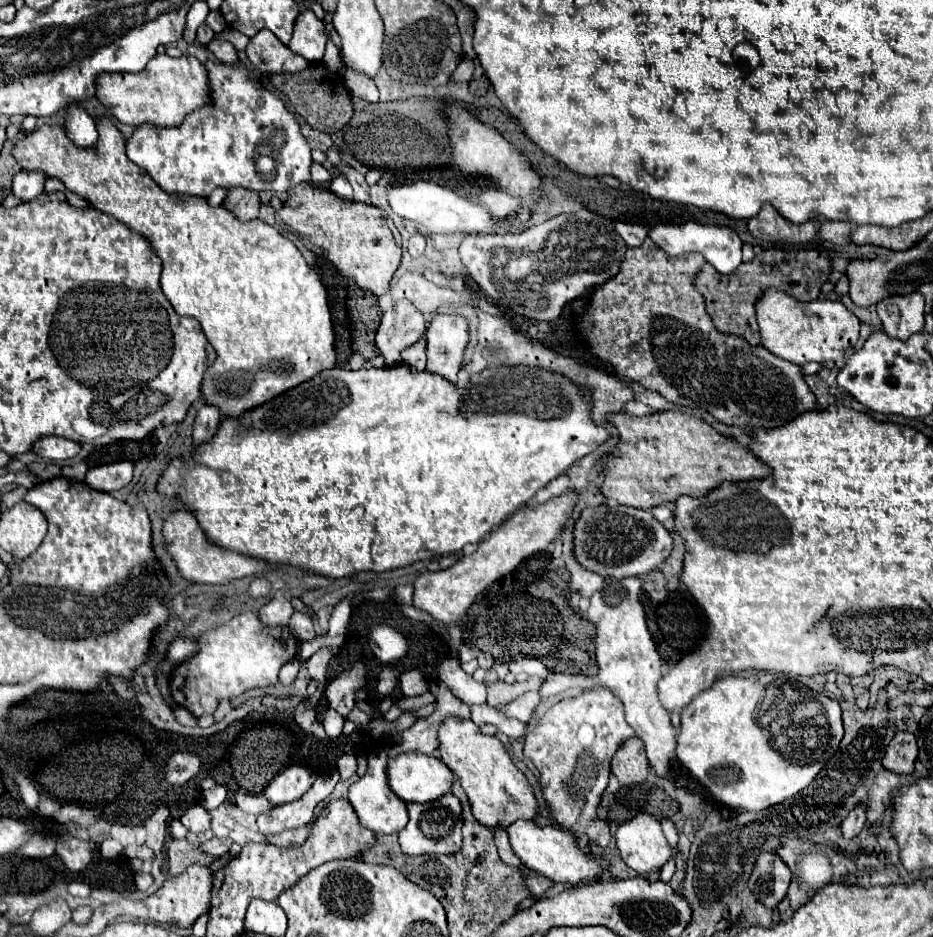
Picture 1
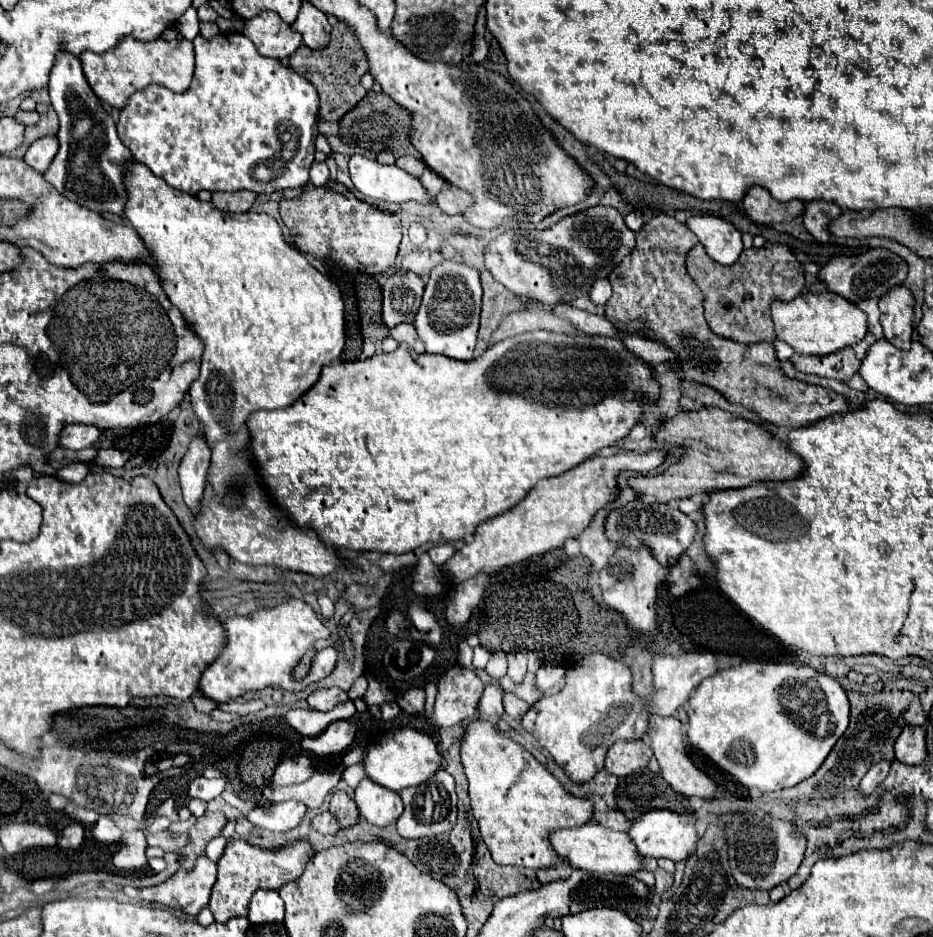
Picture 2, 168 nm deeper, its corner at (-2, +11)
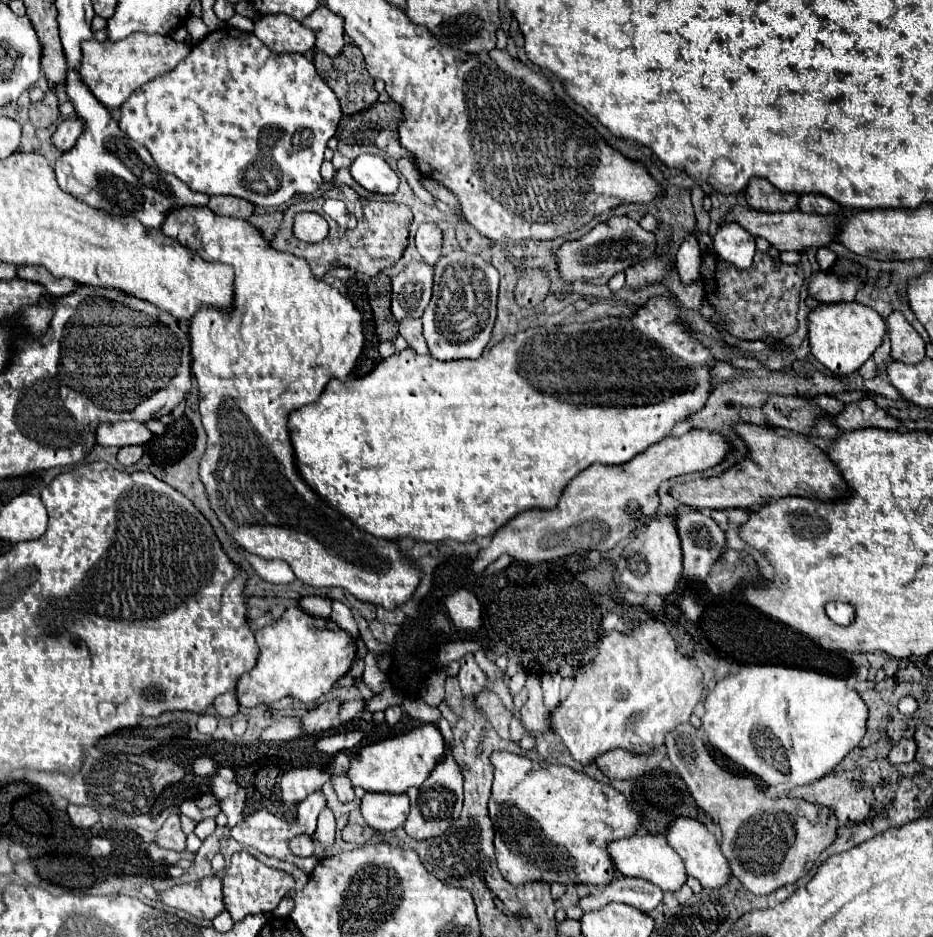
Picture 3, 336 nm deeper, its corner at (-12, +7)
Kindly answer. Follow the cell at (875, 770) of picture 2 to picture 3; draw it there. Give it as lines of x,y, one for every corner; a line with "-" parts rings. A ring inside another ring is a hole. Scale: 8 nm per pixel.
900,739
898,743
894,743
894,747
890,749
888,753
888,759
890,763
908,763
914,759
914,753
916,751
916,743
914,739

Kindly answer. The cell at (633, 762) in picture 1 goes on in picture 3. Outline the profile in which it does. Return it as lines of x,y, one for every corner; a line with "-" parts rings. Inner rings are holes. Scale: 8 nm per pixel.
612,749
600,755
596,765
610,779
636,779
646,771
646,757
626,749

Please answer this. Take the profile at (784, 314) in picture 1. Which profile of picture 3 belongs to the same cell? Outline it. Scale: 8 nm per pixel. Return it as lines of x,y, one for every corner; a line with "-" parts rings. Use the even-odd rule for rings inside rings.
834,303
818,305
808,315
808,341
812,355
834,375
852,375
856,373
872,353
882,345
886,333
884,319
868,305
852,303

